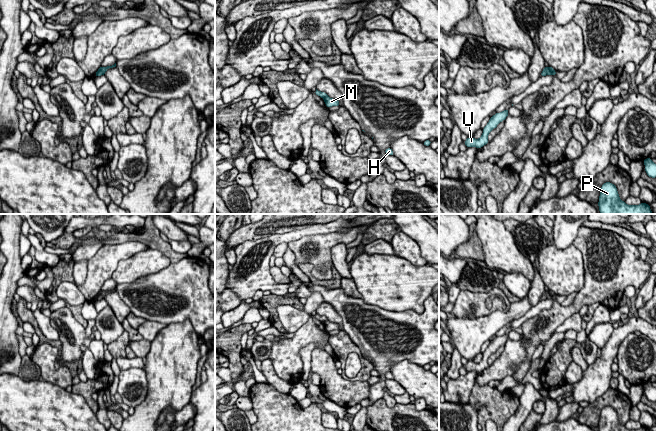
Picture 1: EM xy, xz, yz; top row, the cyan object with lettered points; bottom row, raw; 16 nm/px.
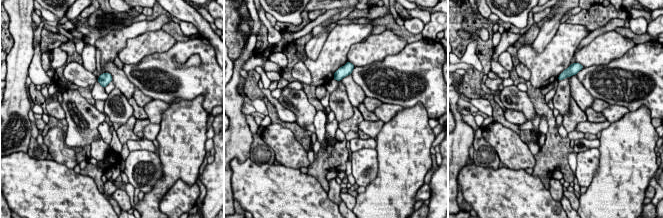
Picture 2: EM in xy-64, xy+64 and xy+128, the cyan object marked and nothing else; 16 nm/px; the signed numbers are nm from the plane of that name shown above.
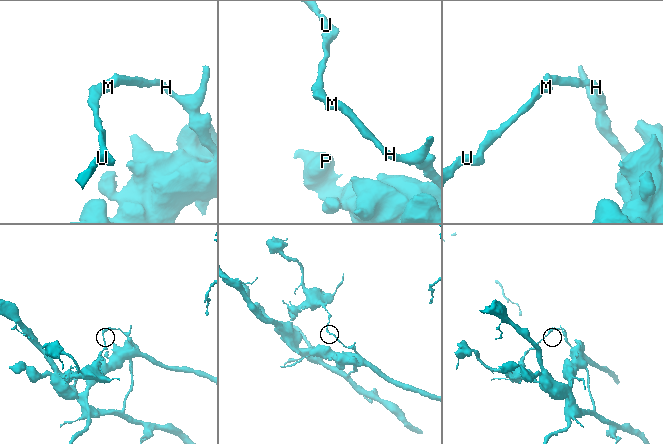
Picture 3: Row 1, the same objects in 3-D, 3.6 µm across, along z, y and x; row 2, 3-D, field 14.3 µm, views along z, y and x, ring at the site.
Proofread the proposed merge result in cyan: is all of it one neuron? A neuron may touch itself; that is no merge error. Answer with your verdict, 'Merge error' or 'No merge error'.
Merge error

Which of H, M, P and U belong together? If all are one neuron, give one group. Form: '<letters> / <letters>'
H M P / U

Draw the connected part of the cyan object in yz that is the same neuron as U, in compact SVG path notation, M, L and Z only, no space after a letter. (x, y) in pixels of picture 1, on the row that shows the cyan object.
M504 110L503 112L496 113L493 115L487 125L483 129L483 134L479 139L474 139L472 137L468 137L466 141L464 141L466 147L476 147L476 148L482 148L484 145L486 145L489 141L487 139L488 134L497 127L497 125L506 119L508 116L509 110Z

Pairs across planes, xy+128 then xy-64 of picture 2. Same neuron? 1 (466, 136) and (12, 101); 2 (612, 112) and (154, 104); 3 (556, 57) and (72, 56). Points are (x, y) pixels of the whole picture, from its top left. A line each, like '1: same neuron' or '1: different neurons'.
1: same neuron
2: same neuron
3: different neurons

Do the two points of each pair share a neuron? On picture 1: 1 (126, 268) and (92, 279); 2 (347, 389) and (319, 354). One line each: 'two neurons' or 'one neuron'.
1: two neurons
2: one neuron

